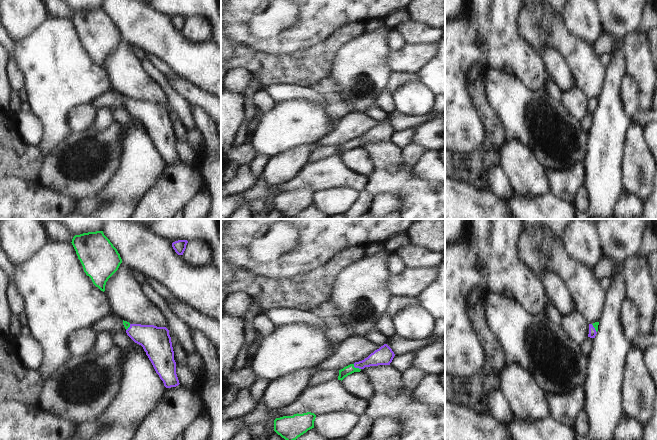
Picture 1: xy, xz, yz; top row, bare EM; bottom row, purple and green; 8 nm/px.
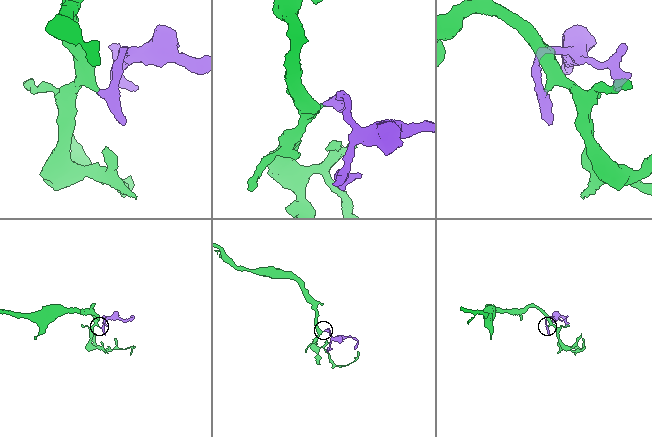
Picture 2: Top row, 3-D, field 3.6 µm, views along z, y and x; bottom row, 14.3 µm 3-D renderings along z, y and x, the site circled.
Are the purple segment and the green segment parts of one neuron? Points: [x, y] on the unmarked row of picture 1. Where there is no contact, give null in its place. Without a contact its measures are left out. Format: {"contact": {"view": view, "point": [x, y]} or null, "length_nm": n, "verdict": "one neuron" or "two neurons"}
{"contact": {"view": "xz", "point": [356, 143]}, "length_nm": 80, "verdict": "one neuron"}

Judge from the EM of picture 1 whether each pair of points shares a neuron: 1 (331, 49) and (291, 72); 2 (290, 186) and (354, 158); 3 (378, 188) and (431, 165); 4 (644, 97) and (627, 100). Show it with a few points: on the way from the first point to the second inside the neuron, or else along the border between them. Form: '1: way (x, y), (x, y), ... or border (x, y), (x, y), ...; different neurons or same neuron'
1: way (321, 57), (307, 68), (301, 68); same neuron
2: border (341, 157), (342, 161), (349, 168), (364, 176); different neurons
3: border (412, 168), (412, 172), (417, 178), (434, 182); different neurons
4: border (629, 76), (638, 87), (639, 109); different neurons

